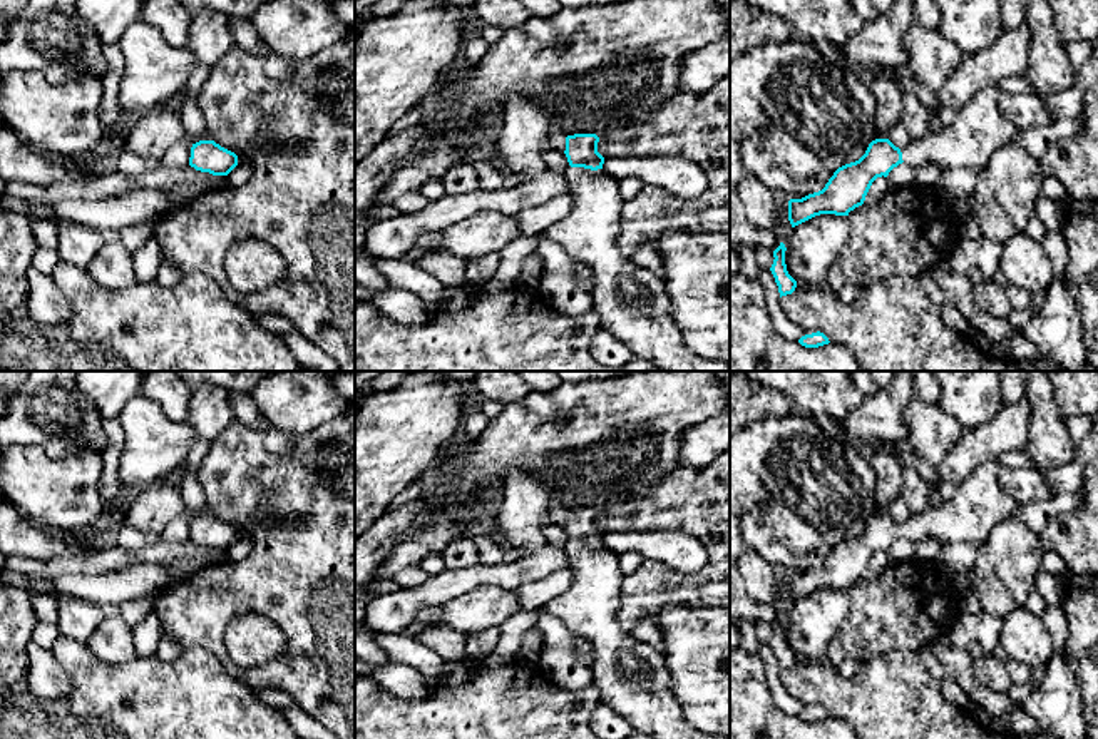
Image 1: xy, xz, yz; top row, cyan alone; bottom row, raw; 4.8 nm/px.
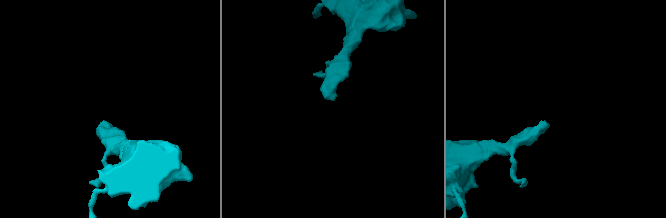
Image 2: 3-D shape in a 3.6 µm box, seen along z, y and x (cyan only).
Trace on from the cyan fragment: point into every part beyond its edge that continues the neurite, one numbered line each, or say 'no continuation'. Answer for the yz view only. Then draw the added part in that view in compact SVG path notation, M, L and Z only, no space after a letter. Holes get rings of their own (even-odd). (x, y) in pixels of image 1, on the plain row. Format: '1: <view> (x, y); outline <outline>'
1: yz (979, 504); outline M989 460L979 465L962 483L956 495L941 507L927 507L900 523L902 535L914 543L922 538L937 538L944 543L983 543L991 530L1013 520L1023 505L1011 498L999 480L1003 465Z

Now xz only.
1: xz (631, 677); outline M569 542L564 548L572 562L572 585L567 592L546 604L541 610L521 610L500 627L500 639L494 652L484 660L489 669L512 665L517 660L524 635L537 625L542 612L559 617L572 635L584 639L593 654L593 685L599 692L601 706L613 709L634 731L654 739L730 739L695 729L683 716L673 692L673 680L664 657L654 647L634 639L616 619L623 575L618 568L619 555L606 547Z

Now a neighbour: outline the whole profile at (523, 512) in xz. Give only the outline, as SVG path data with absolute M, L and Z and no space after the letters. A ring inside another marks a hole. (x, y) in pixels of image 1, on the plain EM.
M512 470L504 478L495 520L517 555L531 555L549 545L544 537L544 525L551 522L547 500L549 493L537 475Z

